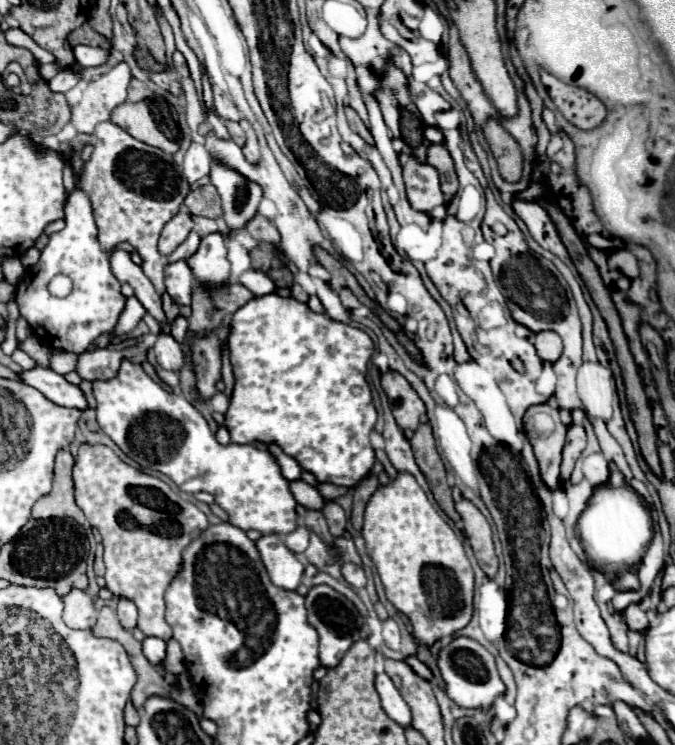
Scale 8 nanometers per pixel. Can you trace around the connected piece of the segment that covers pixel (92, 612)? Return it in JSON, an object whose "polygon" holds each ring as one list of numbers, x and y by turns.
{"polygon":[[70,590,64,596,64,622,70,628,90,630,96,620,96,608,92,598,84,590]]}

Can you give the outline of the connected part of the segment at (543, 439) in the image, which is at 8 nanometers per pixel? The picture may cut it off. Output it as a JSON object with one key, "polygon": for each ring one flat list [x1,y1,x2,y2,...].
{"polygon":[[548,404,530,406,524,414,524,428,534,448,542,482,550,490,556,490,560,484,560,456,566,438,566,426,560,422,558,410]]}

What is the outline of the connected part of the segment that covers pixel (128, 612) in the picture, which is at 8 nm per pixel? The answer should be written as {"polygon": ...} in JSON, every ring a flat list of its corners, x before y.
{"polygon":[[118,600,118,618,120,618,120,624,126,628,126,630,132,630,136,628,136,618,138,618,138,610,136,606,130,602,130,600]]}

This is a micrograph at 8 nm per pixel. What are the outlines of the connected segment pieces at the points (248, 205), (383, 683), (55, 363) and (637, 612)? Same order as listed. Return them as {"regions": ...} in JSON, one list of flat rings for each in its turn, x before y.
{"regions":[[[212,158,210,180,222,198,222,218,230,232,242,230,258,212,262,188,218,158]],[[380,672,376,676,376,690,382,698,382,708,384,712,402,728,410,728,412,724,412,716,410,716,410,708,404,702,404,698,400,696,400,692,396,690,396,686,392,684,392,680,388,678,388,674]],[[50,350,50,370,58,372,58,374,68,374,72,370,76,370,78,364,78,354,76,352,68,352,68,350]],[[632,604,626,608,624,612,624,618,626,618,626,624,630,630,636,630,636,632,644,632,648,628,648,616,644,610,640,610,638,604]]]}

